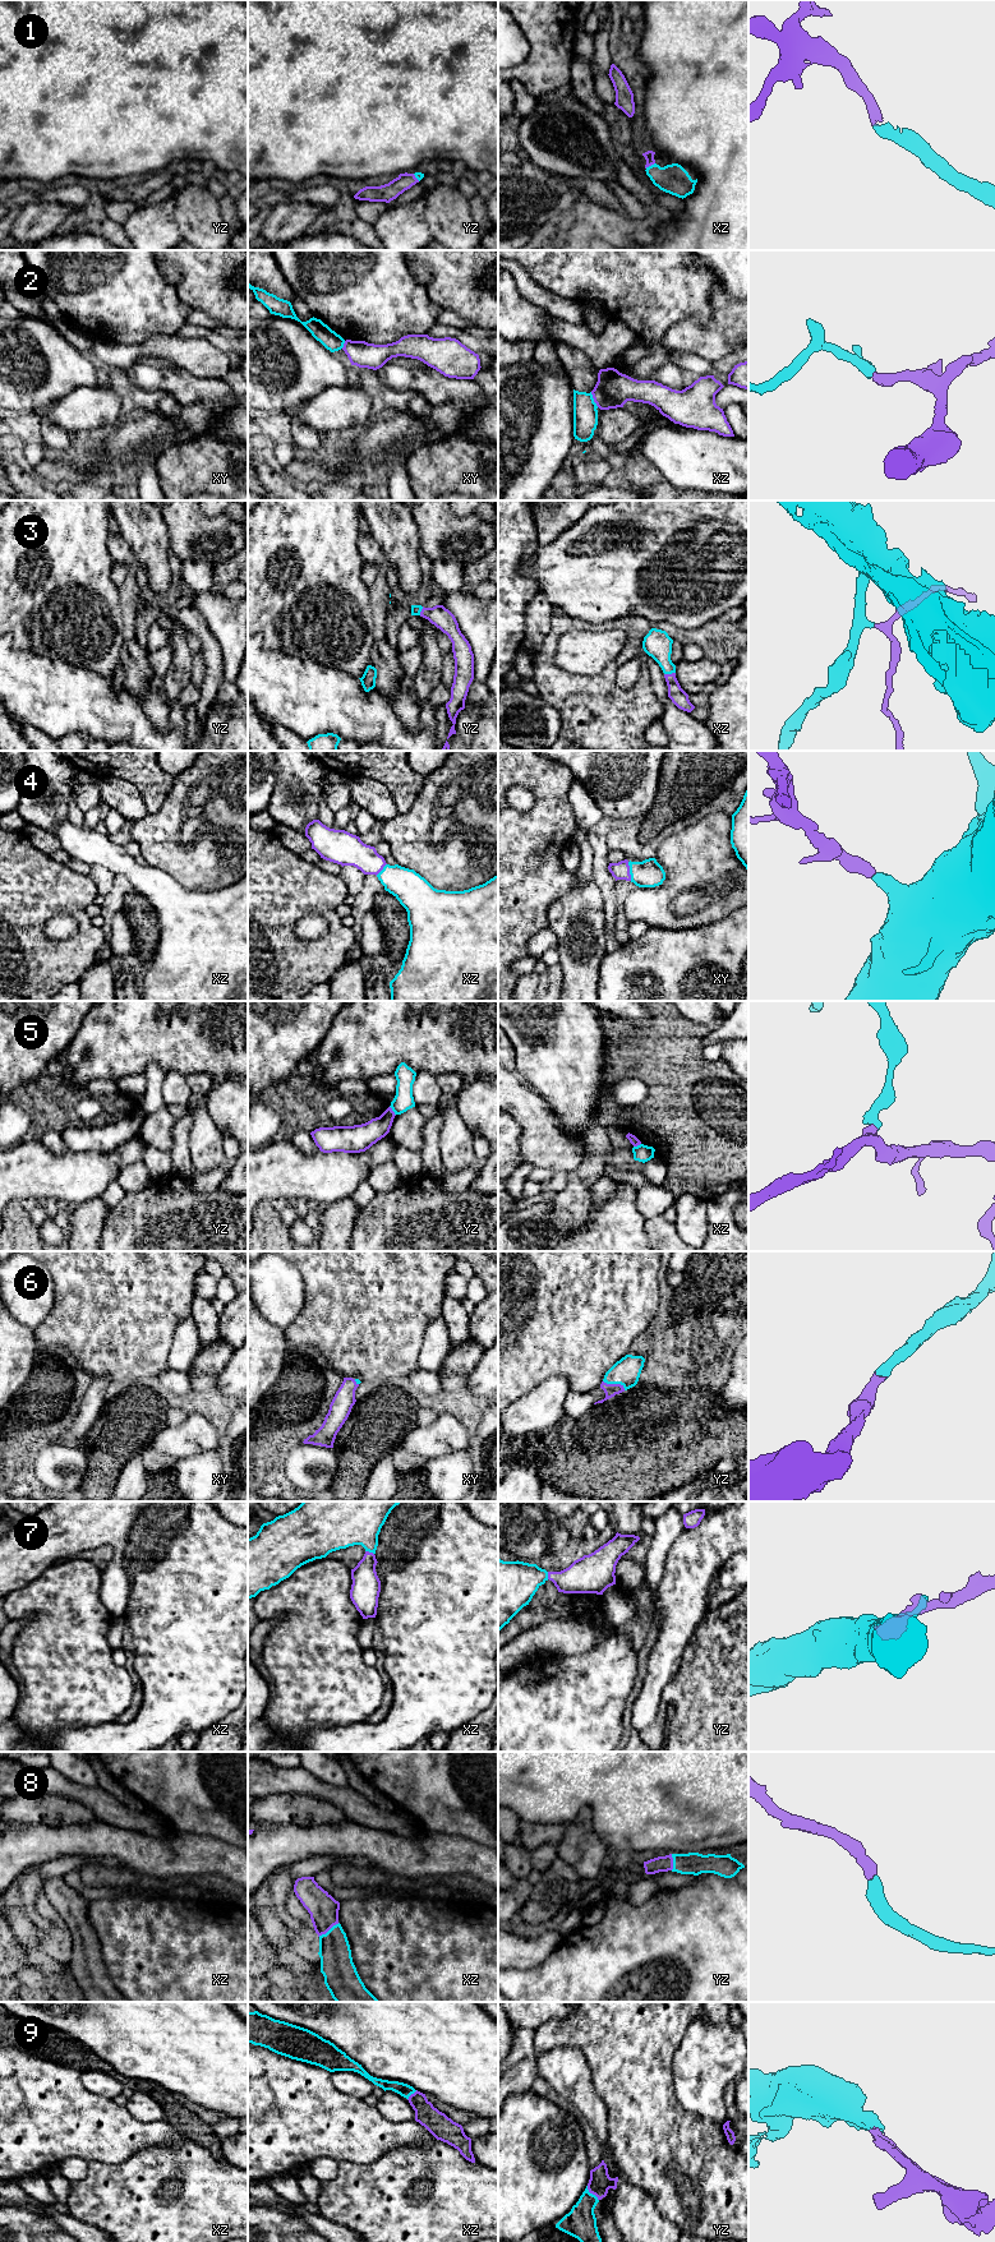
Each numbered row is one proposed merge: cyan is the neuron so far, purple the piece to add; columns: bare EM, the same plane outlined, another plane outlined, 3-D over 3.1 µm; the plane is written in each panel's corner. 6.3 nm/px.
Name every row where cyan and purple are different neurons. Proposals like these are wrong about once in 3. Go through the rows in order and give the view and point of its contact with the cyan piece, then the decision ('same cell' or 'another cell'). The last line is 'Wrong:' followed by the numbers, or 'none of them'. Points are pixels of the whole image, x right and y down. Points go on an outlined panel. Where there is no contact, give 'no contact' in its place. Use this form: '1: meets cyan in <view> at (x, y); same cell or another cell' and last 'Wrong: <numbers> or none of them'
1: meets cyan in xz at (649, 166); same cell
2: meets cyan in xz at (593, 400); another cell
3: meets cyan in xz at (669, 673); same cell
4: meets cyan in xy at (630, 871); same cell
5: meets cyan in yz at (392, 1110); another cell
6: meets cyan in yz at (615, 1383); same cell
7: meets cyan in xz at (369, 1551); same cell
8: meets cyan in xz at (330, 1929); same cell
9: meets cyan in yz at (592, 2194); same cell
Wrong: 2, 5

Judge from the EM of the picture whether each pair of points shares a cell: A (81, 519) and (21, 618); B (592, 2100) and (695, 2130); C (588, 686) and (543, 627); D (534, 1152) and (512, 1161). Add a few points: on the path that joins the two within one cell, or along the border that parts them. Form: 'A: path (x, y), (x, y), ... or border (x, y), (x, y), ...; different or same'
A: path (56, 543), (42, 562), (42, 594); same
B: border (593, 2076), (594, 2091), (606, 2108), (608, 2134); different
C: border (554, 609), (549, 632), (530, 655); different
D: border (520, 1128), (519, 1154), (523, 1163); different

